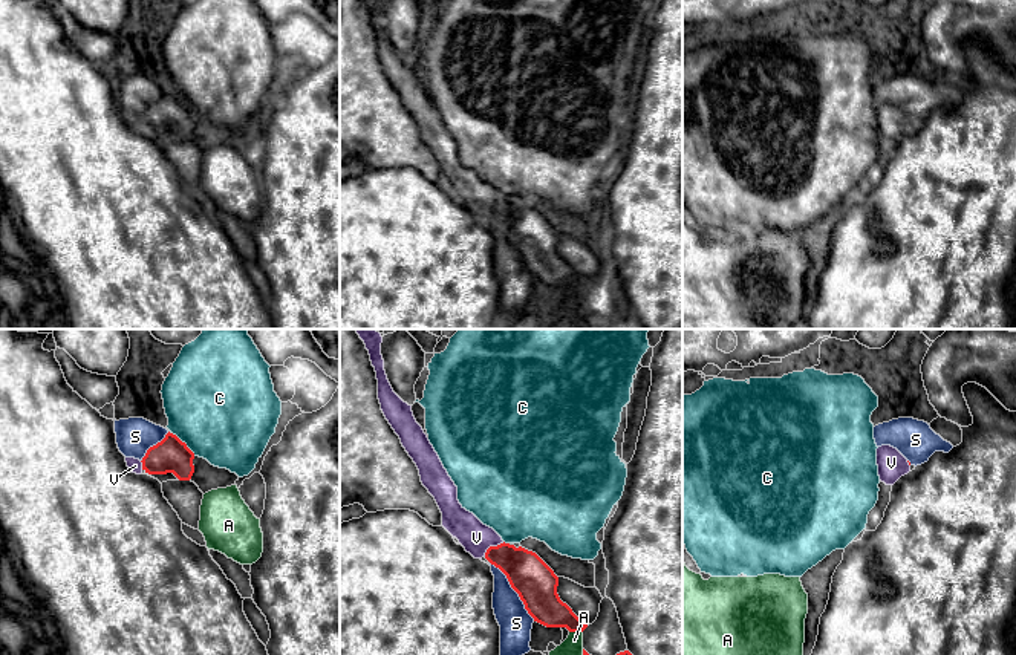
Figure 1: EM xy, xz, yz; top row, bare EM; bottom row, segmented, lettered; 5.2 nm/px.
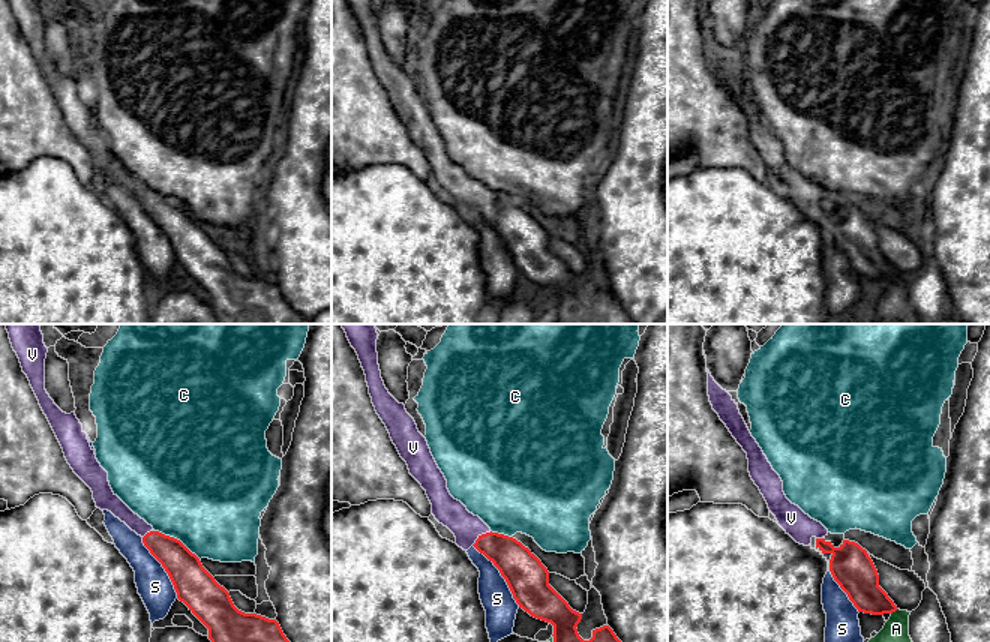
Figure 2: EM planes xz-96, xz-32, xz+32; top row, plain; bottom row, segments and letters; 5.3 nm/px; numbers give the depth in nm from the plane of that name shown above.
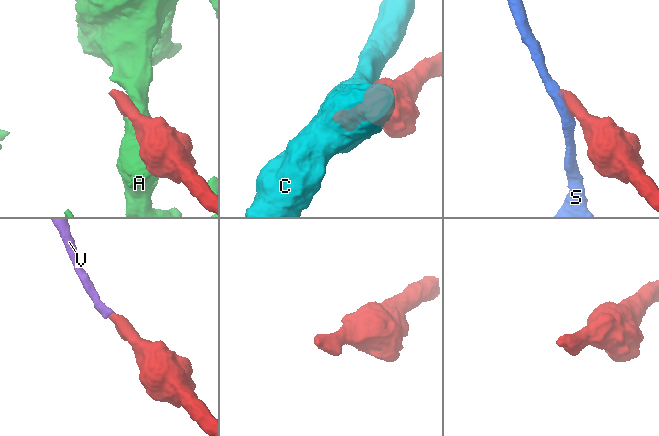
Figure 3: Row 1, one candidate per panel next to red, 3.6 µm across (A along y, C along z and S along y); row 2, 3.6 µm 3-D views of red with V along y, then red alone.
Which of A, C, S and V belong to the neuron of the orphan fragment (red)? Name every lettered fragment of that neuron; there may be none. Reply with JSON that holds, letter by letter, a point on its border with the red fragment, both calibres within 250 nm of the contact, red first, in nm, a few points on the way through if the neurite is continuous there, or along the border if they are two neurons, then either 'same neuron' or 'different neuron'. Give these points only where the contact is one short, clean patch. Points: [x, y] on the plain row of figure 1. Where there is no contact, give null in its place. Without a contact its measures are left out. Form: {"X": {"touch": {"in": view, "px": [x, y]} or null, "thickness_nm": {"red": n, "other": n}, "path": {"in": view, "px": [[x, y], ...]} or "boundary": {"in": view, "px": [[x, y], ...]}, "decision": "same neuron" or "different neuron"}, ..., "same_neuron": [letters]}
{"A": {"touch": {"in": "xz", "px": [576, 288]}, "thickness_nm": {"red": 190, "other": 140}, "decision": "different neuron"}, "C": {"touch": {"in": "xy", "px": [184, 100]}, "thickness_nm": {"red": 180, "other": 500}, "boundary": {"in": "xy", "px": [[172, 89], [195, 112]]}, "decision": "different neuron"}, "S": {"touch": {"in": "xz", "px": [514, 247]}, "thickness_nm": {"red": 220, "other": 170}, "decision": "different neuron"}, "V": {"touch": {"in": "xz", "px": [491, 204]}, "thickness_nm": {"red": 220, "other": 160}, "path": {"in": "xz", "px": [[528, 231], [491, 204], [476, 195]]}, "decision": "same neuron"}, "same_neuron": ["V"]}

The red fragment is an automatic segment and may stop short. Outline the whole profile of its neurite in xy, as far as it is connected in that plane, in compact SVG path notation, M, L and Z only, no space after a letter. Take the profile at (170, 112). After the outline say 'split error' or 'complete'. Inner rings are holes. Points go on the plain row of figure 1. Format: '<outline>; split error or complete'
M167 90L156 103L150 104L139 118L125 115L132 130L167 132L173 130L179 138L190 138L194 130L194 110L176 92Z; split error

